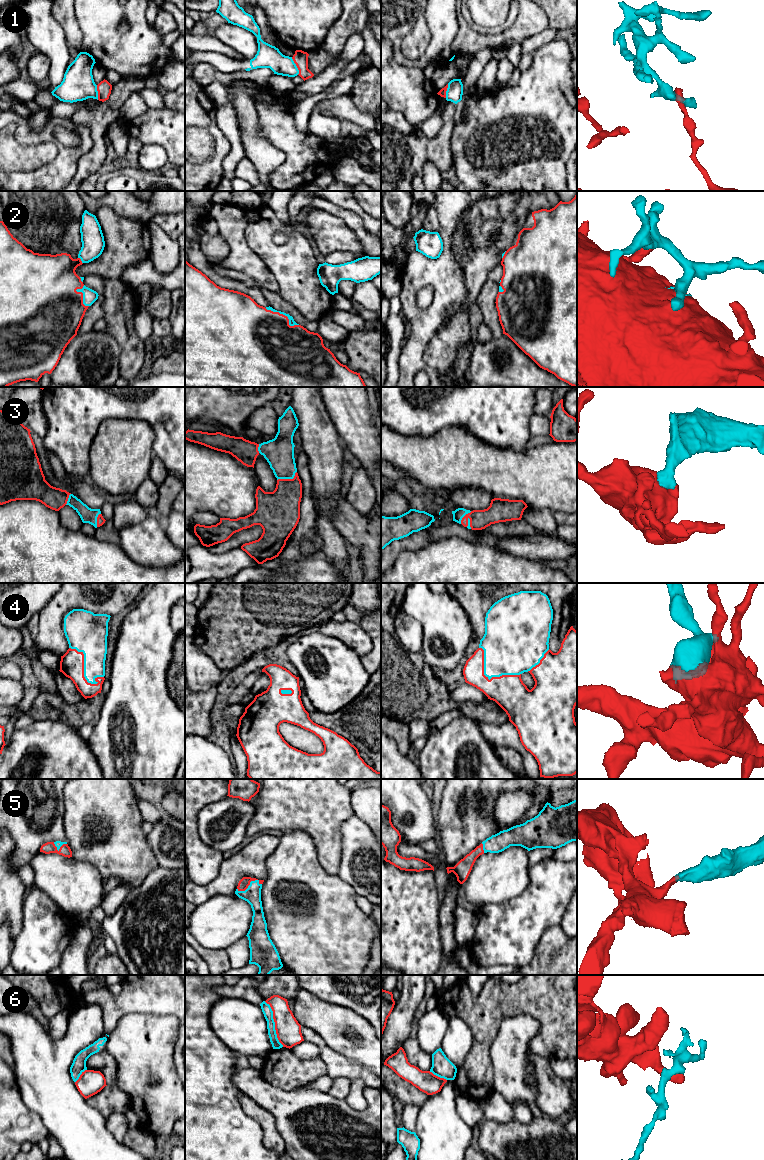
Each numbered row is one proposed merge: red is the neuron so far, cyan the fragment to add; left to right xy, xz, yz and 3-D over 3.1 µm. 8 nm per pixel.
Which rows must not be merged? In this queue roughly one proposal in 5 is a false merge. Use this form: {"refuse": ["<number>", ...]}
{"refuse": ["1", "6"]}

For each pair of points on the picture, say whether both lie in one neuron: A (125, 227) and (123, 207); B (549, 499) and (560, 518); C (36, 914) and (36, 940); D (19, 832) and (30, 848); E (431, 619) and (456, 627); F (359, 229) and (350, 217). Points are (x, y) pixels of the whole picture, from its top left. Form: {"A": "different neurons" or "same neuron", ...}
{"A": "different neurons", "B": "different neurons", "C": "same neuron", "D": "same neuron", "E": "same neuron", "F": "same neuron"}

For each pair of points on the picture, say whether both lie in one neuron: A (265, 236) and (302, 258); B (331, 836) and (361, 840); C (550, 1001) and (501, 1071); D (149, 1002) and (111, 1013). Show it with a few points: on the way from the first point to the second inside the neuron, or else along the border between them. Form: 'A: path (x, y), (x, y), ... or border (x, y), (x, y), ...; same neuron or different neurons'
A: path (271, 246), (283, 258), (292, 258); same neuron
B: border (352, 816), (348, 817), (341, 826), (341, 861); different neurons
C: border (513, 1016), (531, 1016), (539, 1023), (530, 1042); different neurons
D: path (140, 1002), (126, 1002), (120, 1005); same neuron

